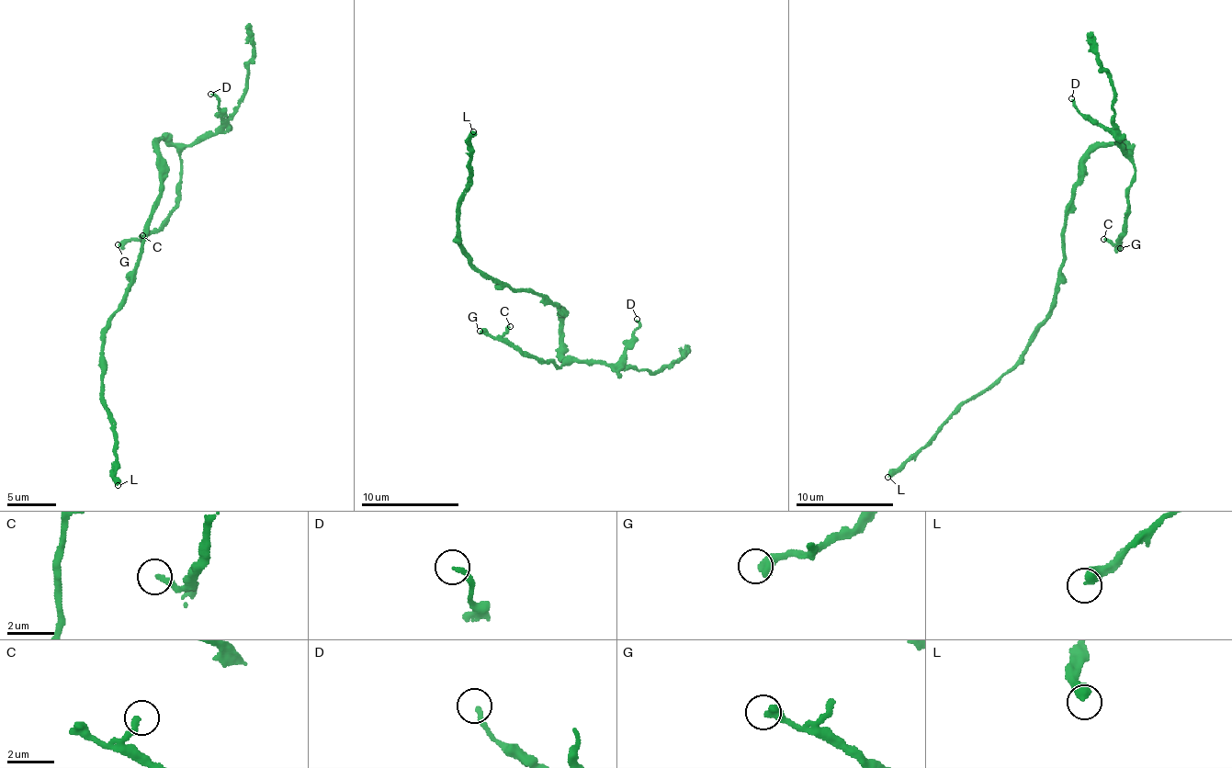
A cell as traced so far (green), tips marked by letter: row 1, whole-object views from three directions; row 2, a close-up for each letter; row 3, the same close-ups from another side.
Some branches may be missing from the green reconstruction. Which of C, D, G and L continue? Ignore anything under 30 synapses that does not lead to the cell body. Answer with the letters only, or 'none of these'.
D

